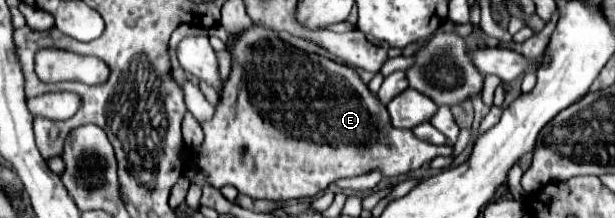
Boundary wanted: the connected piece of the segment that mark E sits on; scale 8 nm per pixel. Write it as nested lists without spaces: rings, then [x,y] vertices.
[[[253,26],[251,30],[247,30],[245,34],[241,34],[233,44],[227,42],[227,46],[229,46],[229,50],[233,54],[233,70],[231,70],[229,80],[223,86],[221,102],[215,108],[215,116],[203,124],[205,142],[195,152],[197,166],[203,168],[209,184],[215,186],[215,188],[221,188],[225,184],[231,184],[241,194],[247,194],[251,198],[267,198],[267,200],[283,200],[285,202],[285,200],[293,200],[293,198],[311,198],[311,196],[317,196],[331,182],[335,182],[339,178],[359,176],[359,174],[371,172],[375,168],[383,170],[385,176],[395,178],[395,176],[403,176],[403,174],[409,174],[409,172],[421,168],[425,162],[431,162],[435,156],[453,156],[453,146],[451,144],[435,146],[435,144],[429,144],[429,142],[419,140],[411,130],[397,130],[397,128],[393,128],[391,122],[389,122],[387,108],[383,104],[379,104],[379,100],[369,92],[369,88],[365,86],[365,82],[359,78],[359,74],[355,70],[351,70],[349,66],[345,66],[345,64],[339,64],[339,62],[321,58],[317,54],[307,54],[303,50],[297,50],[297,48],[289,46],[287,42],[283,42],[275,32],[271,32],[267,28],[257,28],[257,26]]]

